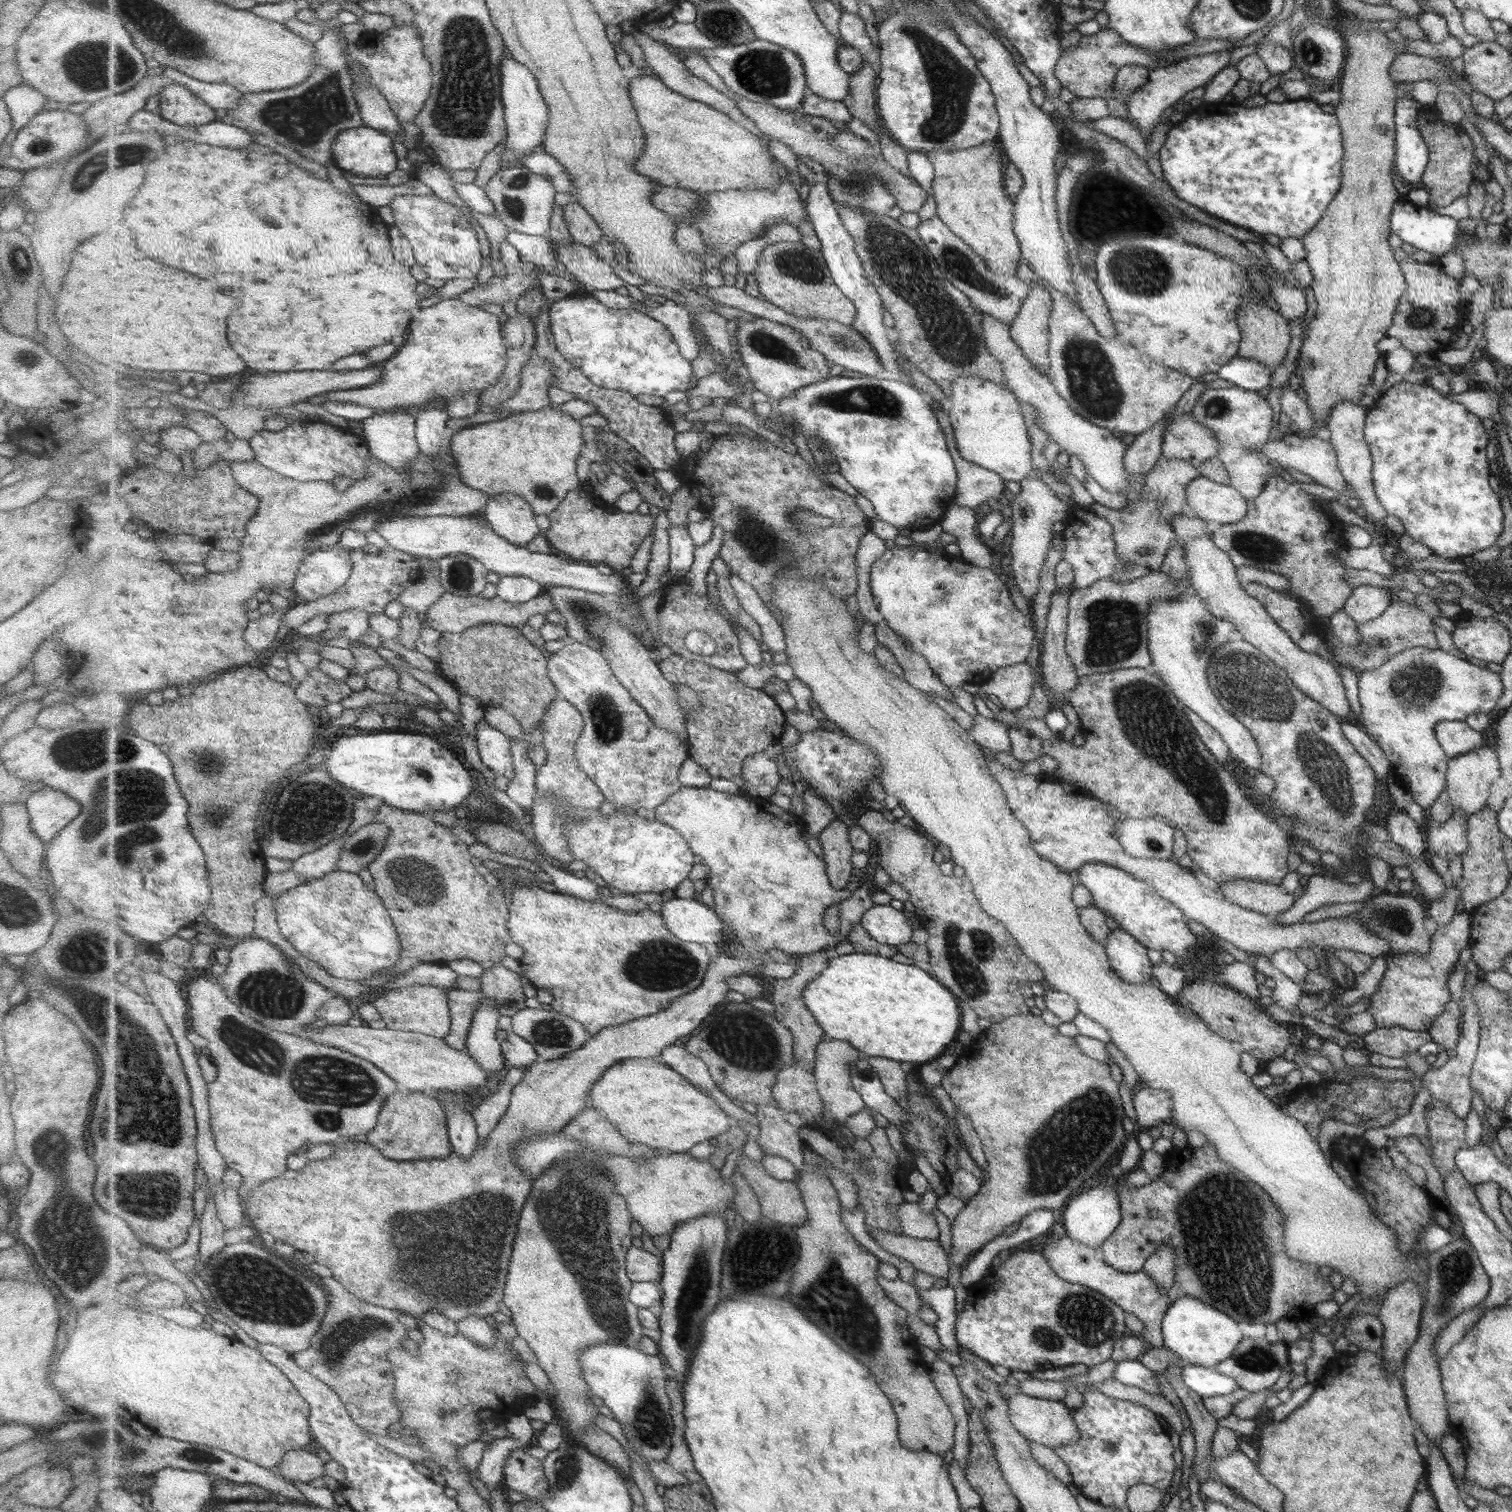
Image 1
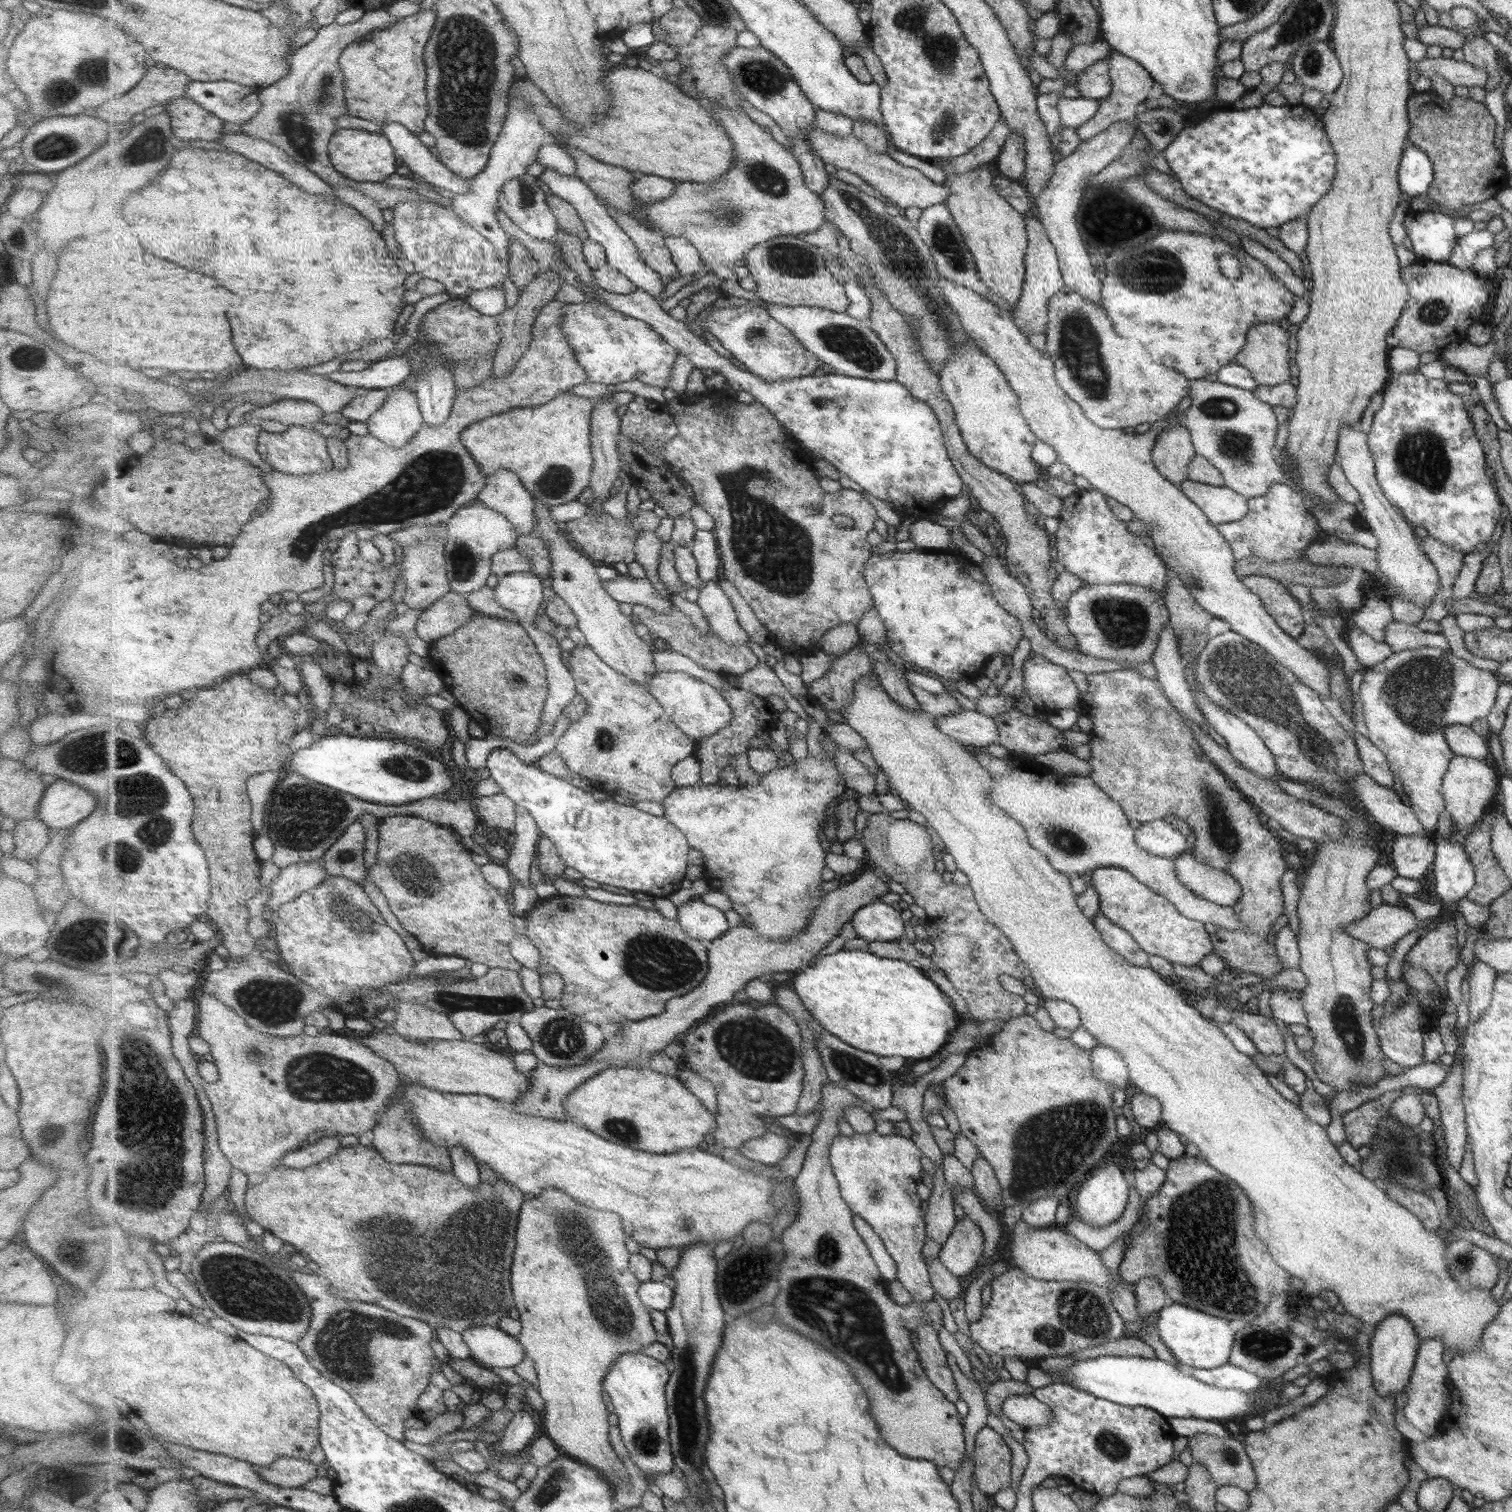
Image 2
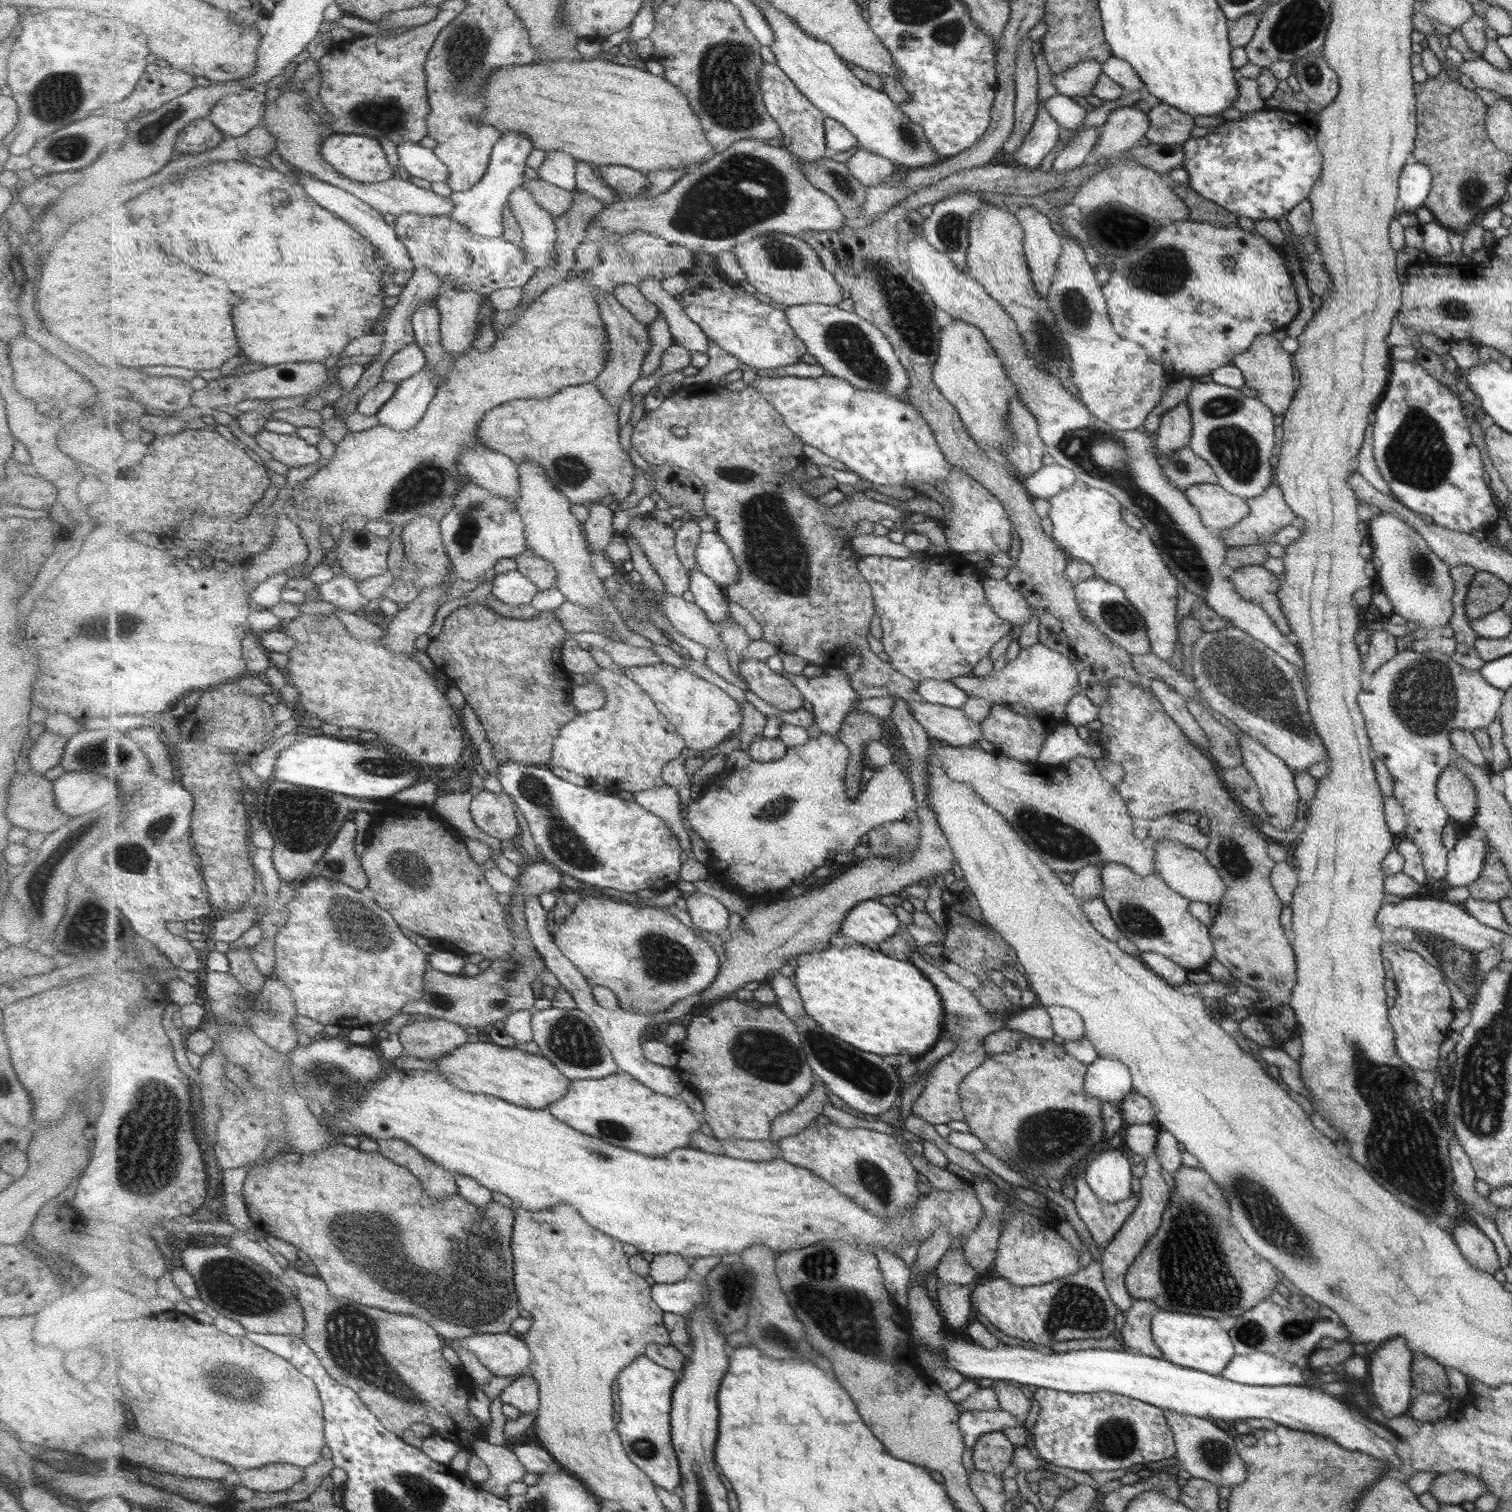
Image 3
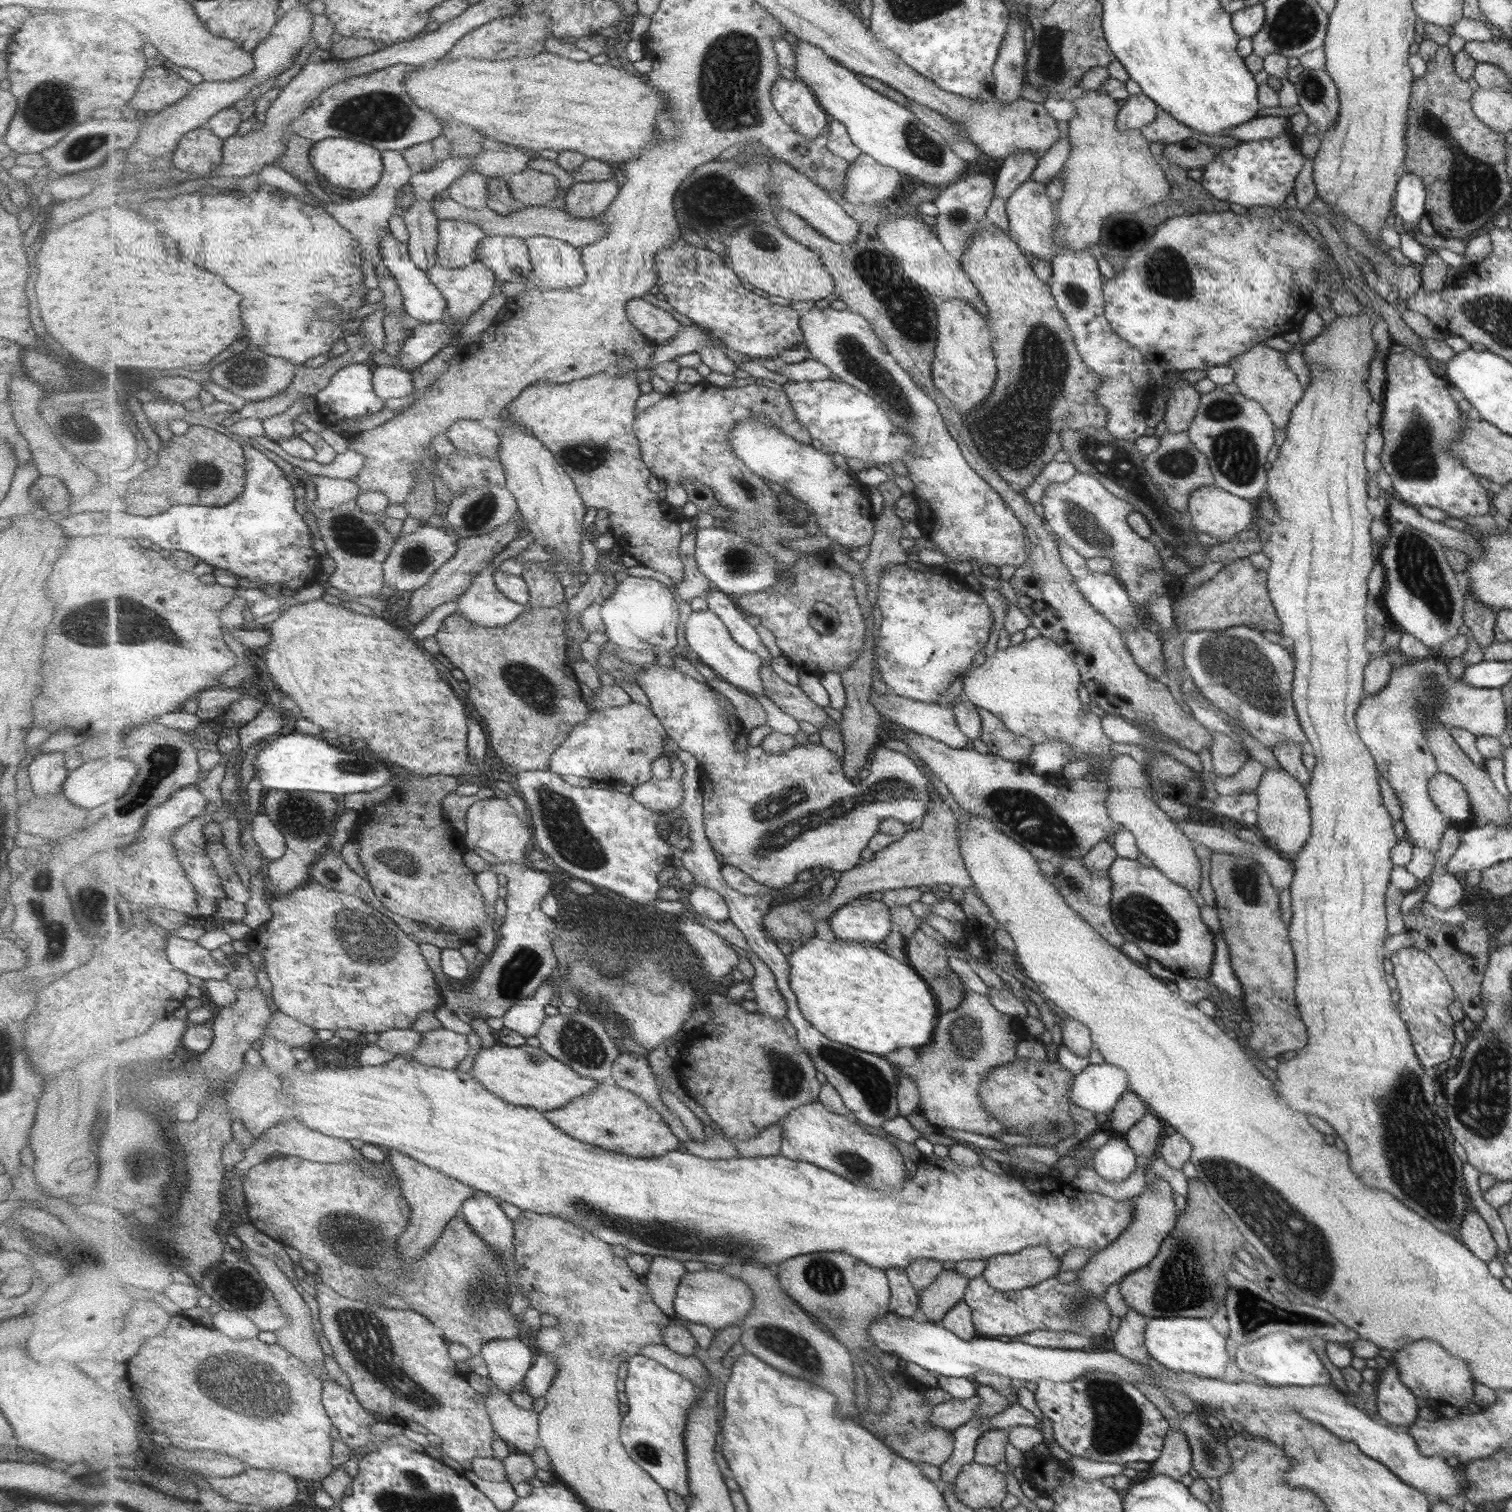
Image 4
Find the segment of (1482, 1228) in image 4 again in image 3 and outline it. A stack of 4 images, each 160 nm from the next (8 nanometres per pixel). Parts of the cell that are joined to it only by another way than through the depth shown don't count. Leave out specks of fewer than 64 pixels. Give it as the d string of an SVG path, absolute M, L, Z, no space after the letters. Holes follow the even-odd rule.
M1454 1224L1452 1231L1462 1257L1475 1271L1483 1271L1491 1276L1499 1274L1498 1253L1494 1244L1479 1231L1476 1224Z

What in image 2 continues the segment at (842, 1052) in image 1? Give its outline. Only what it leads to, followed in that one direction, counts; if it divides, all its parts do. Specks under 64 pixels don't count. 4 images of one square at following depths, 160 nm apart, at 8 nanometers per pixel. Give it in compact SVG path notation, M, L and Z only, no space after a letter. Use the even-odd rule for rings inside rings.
M829 1079L822 1088L821 1118L811 1134L811 1144L806 1153L803 1170L794 1180L801 1208L798 1218L785 1230L782 1237L786 1257L779 1268L779 1283L782 1289L774 1302L776 1310L773 1318L798 1330L799 1334L819 1342L849 1364L868 1392L871 1410L882 1435L895 1450L907 1458L927 1459L935 1466L948 1466L955 1470L965 1452L964 1430L960 1417L953 1403L926 1377L925 1369L917 1362L911 1339L911 1331L924 1322L937 1331L941 1328L941 1308L935 1301L929 1301L912 1302L906 1309L890 1297L889 1282L881 1275L870 1248L855 1227L854 1212L843 1198L840 1182L830 1161L831 1145L835 1137L841 1134L839 1122L845 1119L846 1110L850 1106L862 1106L871 1114L876 1111L874 1106L864 1103L847 1087Z

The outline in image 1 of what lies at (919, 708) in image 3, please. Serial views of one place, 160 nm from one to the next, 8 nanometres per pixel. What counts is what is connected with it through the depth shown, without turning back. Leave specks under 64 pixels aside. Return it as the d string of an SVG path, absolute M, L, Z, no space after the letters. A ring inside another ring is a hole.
M979 714L972 717L972 728L967 731L971 739L979 746L997 752L1009 753L1011 746L1008 738L1008 728L994 719L987 719Z

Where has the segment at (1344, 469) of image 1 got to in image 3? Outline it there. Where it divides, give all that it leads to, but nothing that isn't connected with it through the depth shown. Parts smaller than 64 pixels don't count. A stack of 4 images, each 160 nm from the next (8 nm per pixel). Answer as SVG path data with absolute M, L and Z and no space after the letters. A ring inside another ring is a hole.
M1380 511L1371 517L1365 529L1372 550L1370 568L1375 576L1374 582L1391 602L1392 612L1407 622L1417 622L1421 628L1429 630L1430 635L1448 626L1454 585L1448 566L1427 546L1425 539L1389 511Z

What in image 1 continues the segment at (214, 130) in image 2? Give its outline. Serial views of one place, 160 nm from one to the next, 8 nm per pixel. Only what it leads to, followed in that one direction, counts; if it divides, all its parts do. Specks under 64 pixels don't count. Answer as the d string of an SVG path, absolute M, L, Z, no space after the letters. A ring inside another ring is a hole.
M172 82L159 95L160 114L175 124L194 127L217 121L215 109L184 84Z

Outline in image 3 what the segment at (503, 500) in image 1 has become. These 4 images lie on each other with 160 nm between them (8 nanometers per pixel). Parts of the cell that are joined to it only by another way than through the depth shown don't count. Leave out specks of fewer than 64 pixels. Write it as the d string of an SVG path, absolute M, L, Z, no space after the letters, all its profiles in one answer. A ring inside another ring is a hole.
M478 443L475 448L466 448L460 462L472 481L489 492L513 502L520 497L521 471L518 464L503 453Z

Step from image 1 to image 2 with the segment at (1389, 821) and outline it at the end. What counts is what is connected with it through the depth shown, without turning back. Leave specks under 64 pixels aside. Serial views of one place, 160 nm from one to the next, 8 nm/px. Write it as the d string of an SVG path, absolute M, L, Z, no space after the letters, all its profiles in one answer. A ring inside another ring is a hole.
M1411 834L1396 835L1391 848L1391 865L1395 869L1395 875L1418 880L1433 862L1436 846L1430 837Z

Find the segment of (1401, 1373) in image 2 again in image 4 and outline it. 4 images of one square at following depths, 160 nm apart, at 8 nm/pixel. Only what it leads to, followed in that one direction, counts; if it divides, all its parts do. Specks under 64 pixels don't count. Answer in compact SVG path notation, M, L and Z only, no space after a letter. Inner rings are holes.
M1389 1359L1389 1364L1385 1368L1377 1369L1374 1388L1377 1414L1389 1425L1407 1427L1415 1422L1416 1395L1399 1378L1399 1371L1392 1359Z

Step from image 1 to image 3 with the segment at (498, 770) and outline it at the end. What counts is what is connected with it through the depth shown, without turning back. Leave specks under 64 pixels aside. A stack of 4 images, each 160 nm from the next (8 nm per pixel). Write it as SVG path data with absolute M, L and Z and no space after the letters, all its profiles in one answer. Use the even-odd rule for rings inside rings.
M505 762L503 766L499 764L499 773L497 775L502 791L509 794L517 804L517 808L524 818L528 821L528 826L531 830L534 842L539 850L541 850L543 856L553 866L557 866L563 874L570 875L575 879L587 883L588 887L592 888L614 888L623 892L637 892L637 890L650 889L652 891L667 891L670 888L674 888L680 882L682 869L684 866L683 858L683 846L678 834L673 832L673 829L656 814L647 811L641 804L638 804L635 800L623 800L618 796L612 796L606 792L595 792L591 790L589 786L576 786L575 783L567 782L567 779L559 778L550 767L537 767L537 766L525 766L525 764L519 764L519 762Z

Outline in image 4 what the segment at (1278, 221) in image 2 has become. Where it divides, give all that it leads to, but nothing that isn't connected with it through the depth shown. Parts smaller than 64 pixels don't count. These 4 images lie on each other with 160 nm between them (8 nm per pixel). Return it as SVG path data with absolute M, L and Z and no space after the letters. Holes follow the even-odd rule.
M1290 134L1279 135L1270 139L1254 141L1241 141L1233 147L1221 147L1216 152L1213 160L1204 164L1201 169L1200 179L1202 187L1211 195L1219 200L1227 201L1239 206L1269 206L1275 208L1285 202L1287 194L1294 190L1295 177L1302 172L1304 156L1299 146L1295 146Z

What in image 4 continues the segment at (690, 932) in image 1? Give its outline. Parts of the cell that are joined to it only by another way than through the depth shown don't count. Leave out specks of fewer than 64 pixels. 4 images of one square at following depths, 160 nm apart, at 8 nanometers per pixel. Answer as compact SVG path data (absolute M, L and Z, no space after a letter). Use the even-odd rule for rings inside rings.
M697 886L690 892L689 901L696 914L706 916L715 922L719 923L730 918L730 907L726 903L726 898L723 898L717 890Z

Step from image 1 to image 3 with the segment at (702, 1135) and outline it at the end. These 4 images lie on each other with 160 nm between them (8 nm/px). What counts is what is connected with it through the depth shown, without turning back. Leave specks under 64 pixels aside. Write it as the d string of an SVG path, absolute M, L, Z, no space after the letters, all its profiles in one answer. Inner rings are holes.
M621 1071L600 1079L573 1080L565 1098L551 1104L549 1110L555 1118L583 1134L653 1158L692 1146L692 1137L704 1122L703 1116L696 1113L683 1096L659 1094Z

